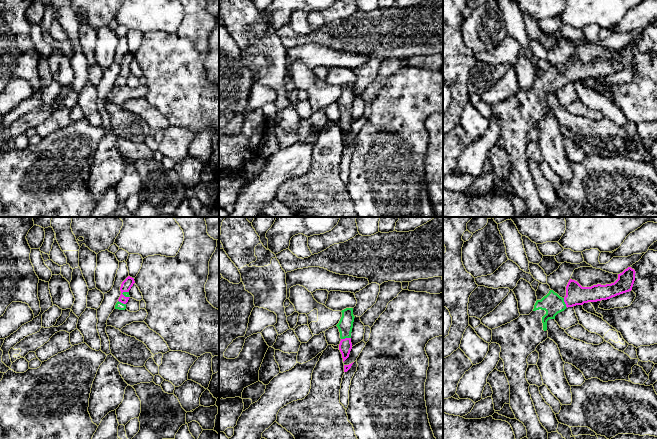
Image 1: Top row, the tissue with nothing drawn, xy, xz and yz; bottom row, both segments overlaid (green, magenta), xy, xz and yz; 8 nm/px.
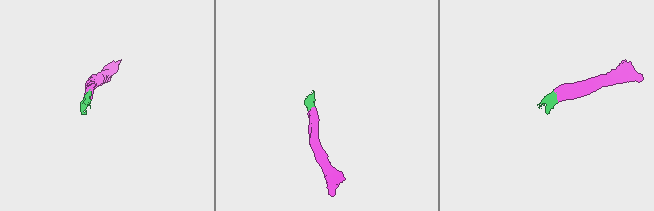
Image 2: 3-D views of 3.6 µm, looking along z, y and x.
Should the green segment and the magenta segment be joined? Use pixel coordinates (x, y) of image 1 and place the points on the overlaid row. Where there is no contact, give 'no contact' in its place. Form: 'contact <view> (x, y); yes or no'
contact xz (345, 337); yes

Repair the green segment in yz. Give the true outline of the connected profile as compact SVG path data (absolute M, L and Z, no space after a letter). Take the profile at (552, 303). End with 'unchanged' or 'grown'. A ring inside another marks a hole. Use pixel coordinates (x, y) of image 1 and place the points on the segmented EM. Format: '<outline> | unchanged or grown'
M628 267L622 273L618 274L618 279L614 283L606 285L597 284L591 287L582 287L577 281L570 279L566 286L566 296L564 298L560 297L553 290L550 290L541 300L536 301L534 309L529 315L520 315L510 323L492 329L492 340L489 345L491 343L497 343L501 347L500 358L504 362L504 372L510 385L510 407L515 418L526 427L526 437L528 439L548 439L548 432L539 421L529 393L530 384L526 379L528 356L536 351L537 346L548 338L547 321L549 319L555 319L558 313L568 307L607 300L631 291L635 281L635 273L634 269Z | grown

